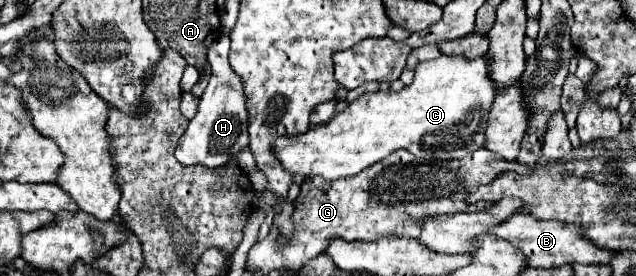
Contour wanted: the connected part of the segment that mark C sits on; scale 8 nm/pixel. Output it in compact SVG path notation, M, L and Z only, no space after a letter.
M448 55L418 63L414 81L402 91L364 93L328 123L310 127L300 137L280 137L274 153L292 175L320 175L328 181L358 175L396 149L406 149L422 159L460 159L484 143L484 121L496 97L496 85L488 77L486 65L484 57L464 61Z

